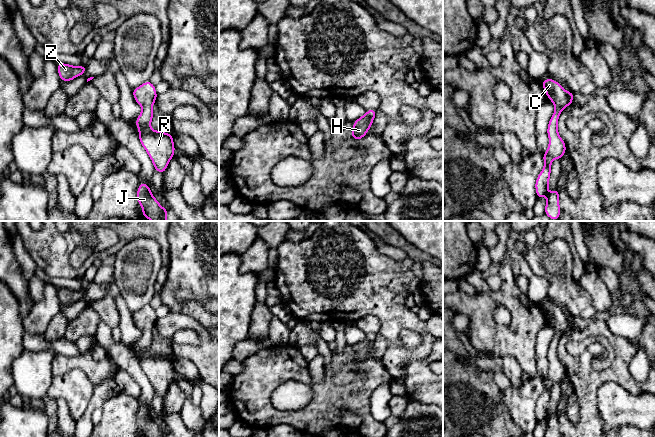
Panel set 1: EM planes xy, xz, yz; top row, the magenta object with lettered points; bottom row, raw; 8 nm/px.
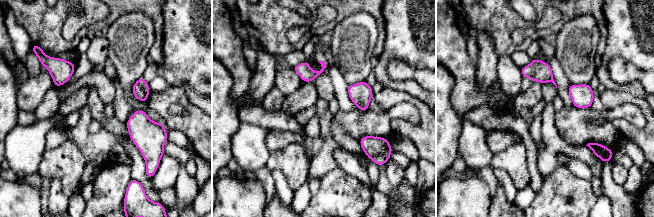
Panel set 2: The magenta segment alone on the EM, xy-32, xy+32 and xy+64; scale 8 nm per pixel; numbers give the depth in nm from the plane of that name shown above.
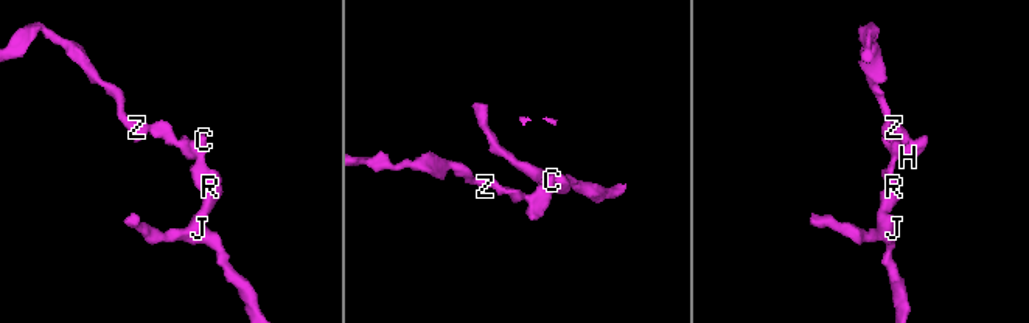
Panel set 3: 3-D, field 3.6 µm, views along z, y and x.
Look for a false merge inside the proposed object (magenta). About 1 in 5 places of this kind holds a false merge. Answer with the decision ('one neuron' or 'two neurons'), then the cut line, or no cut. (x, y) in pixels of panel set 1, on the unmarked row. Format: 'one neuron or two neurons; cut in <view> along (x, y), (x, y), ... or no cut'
one neuron; no cut

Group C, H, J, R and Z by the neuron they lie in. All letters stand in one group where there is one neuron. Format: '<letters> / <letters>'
C H J R Z

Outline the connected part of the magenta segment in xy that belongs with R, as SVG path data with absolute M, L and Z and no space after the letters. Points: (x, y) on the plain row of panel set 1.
M146 305L132 315L135 325L143 332L135 347L139 354L139 364L151 382L154 393L163 398L174 381L173 358L151 352L154 340L152 331L158 320L155 310Z

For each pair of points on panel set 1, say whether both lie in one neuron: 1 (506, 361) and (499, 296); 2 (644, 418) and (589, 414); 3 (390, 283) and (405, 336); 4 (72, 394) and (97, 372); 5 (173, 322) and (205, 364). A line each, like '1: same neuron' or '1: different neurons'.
1: different neurons
2: different neurons
3: different neurons
4: different neurons
5: same neuron

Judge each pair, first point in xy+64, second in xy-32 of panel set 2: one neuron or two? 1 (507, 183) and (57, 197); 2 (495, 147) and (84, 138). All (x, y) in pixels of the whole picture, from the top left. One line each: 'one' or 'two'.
1: one
2: one

